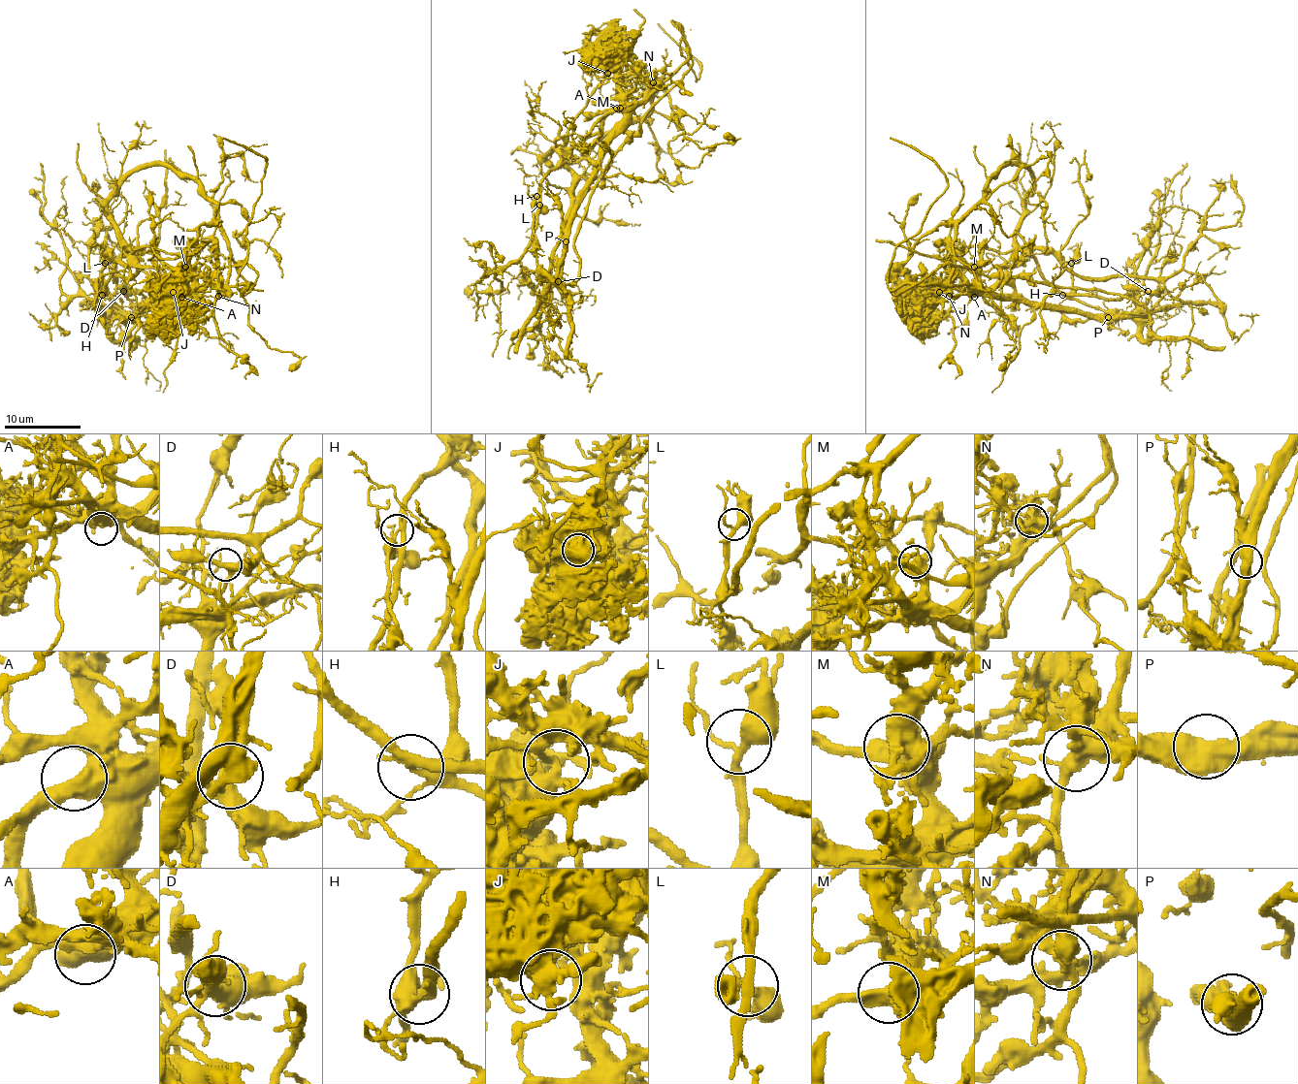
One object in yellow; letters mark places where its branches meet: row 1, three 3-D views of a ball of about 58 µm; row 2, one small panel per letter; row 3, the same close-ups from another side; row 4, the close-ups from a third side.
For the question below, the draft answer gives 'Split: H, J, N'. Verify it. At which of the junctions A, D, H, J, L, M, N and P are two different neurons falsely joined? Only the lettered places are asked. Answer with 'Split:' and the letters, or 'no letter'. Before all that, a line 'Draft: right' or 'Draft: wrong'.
Draft: wrong
Split: H, J, N, P

